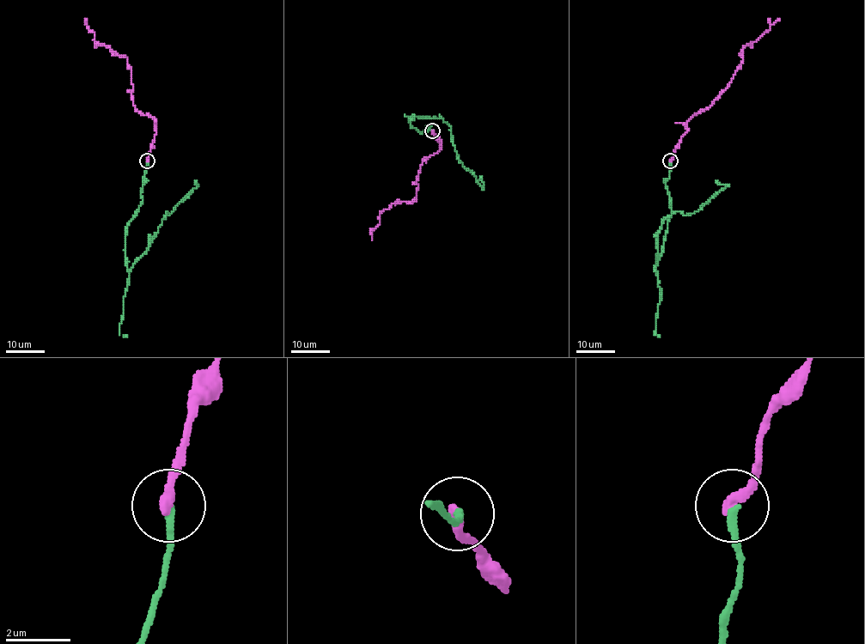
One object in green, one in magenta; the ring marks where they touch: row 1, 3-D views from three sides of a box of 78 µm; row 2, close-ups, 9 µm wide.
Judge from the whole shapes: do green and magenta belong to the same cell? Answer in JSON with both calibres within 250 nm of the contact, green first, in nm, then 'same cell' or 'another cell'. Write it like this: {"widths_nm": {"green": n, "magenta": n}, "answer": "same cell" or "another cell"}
{"widths_nm": {"green": 240, "magenta": 360}, "answer": "same cell"}

